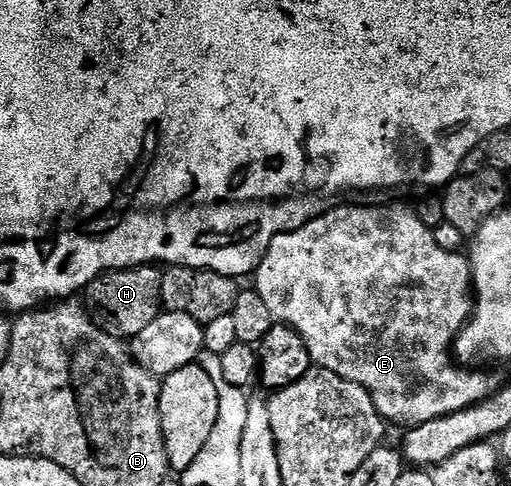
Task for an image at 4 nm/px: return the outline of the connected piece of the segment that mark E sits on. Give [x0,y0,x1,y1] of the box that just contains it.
[256,204,492,428]

